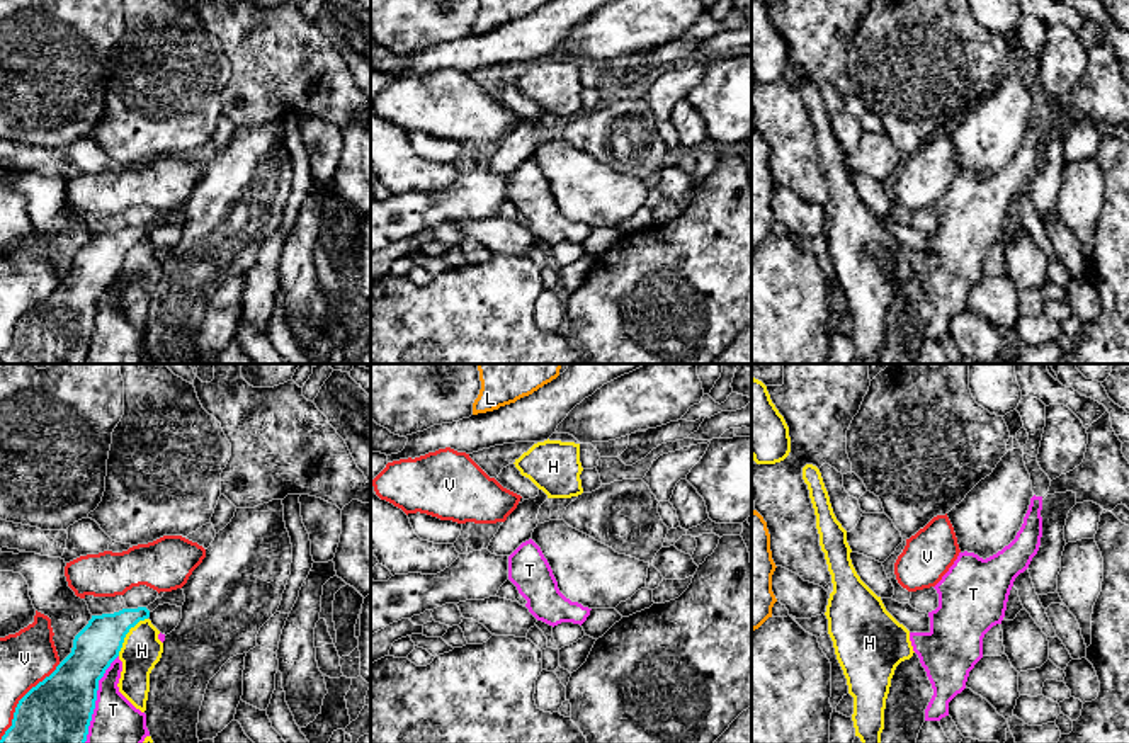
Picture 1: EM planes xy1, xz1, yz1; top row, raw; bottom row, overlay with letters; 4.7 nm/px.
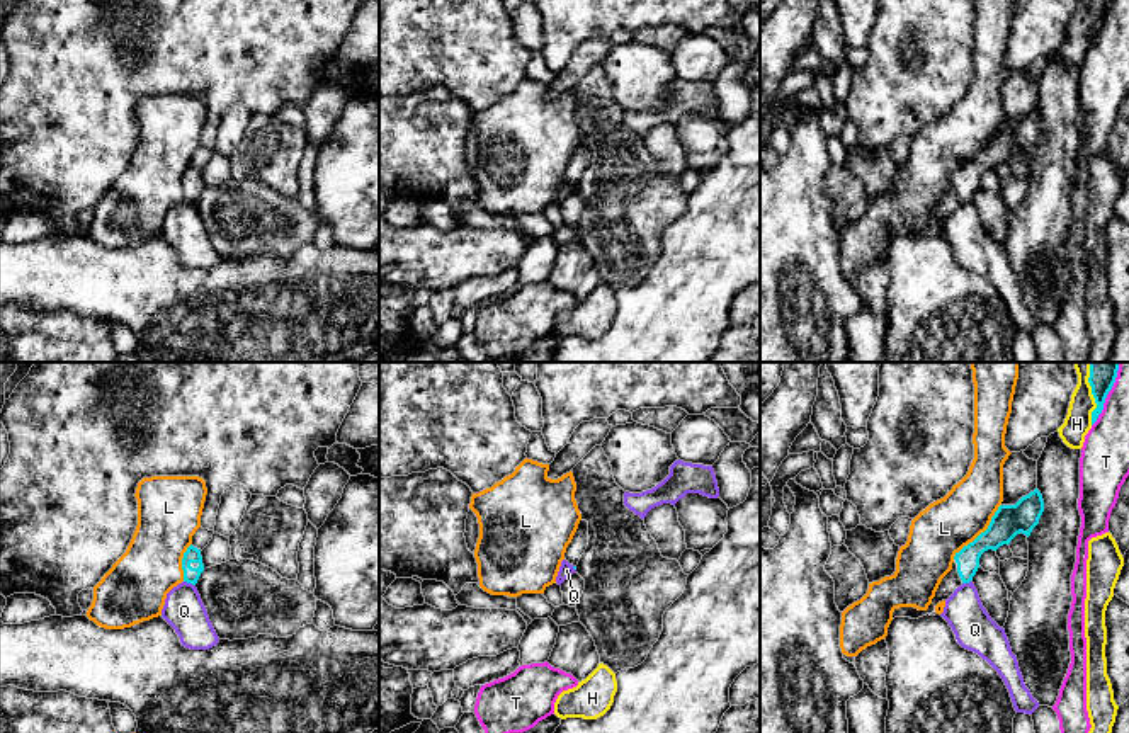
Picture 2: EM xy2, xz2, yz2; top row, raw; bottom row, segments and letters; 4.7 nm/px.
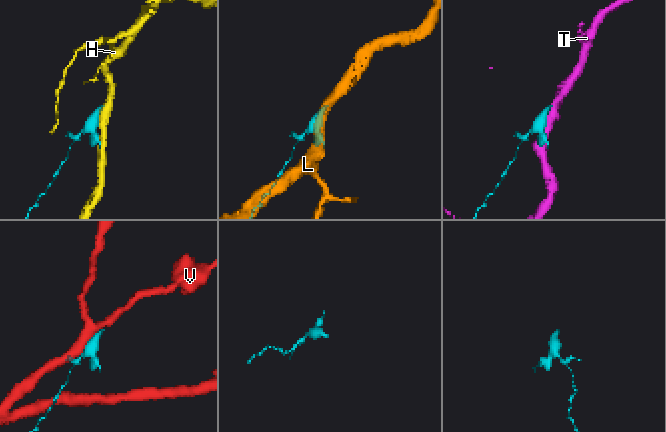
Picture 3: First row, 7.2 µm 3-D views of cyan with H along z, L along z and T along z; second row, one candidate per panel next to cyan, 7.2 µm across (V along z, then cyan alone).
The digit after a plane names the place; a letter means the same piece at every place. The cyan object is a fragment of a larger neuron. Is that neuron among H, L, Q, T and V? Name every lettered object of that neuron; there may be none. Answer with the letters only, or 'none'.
none

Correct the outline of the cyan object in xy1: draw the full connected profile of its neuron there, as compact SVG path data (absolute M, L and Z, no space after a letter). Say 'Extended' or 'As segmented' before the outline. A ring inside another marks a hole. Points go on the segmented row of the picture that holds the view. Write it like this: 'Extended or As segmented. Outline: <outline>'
Extended. Outline: M182 588L165 592L148 607L92 615L75 636L71 653L17 704L0 743L85 743L99 680L119 656L131 627L163 604L182 607Z

